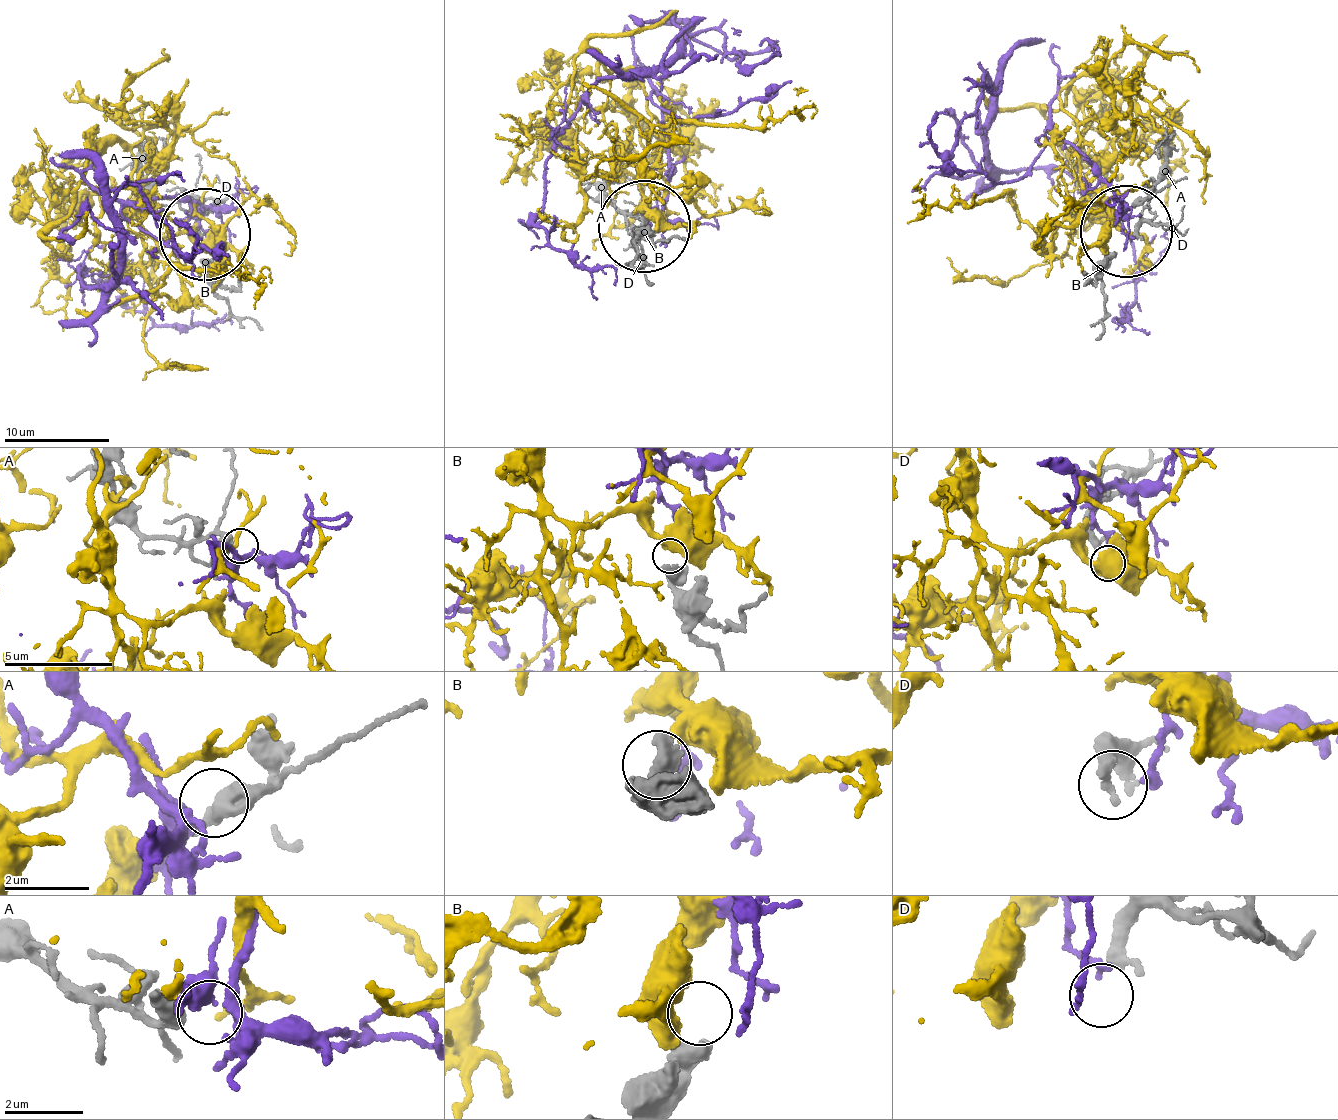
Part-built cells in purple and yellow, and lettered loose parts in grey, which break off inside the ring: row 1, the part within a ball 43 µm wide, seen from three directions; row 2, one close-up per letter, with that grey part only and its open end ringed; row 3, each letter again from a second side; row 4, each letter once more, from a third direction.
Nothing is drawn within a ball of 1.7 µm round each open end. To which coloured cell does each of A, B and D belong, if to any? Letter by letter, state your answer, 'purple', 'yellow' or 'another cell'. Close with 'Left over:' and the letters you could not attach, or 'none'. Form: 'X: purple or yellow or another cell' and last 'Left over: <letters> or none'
A: purple
B: yellow
D: another cell
Left over: D

